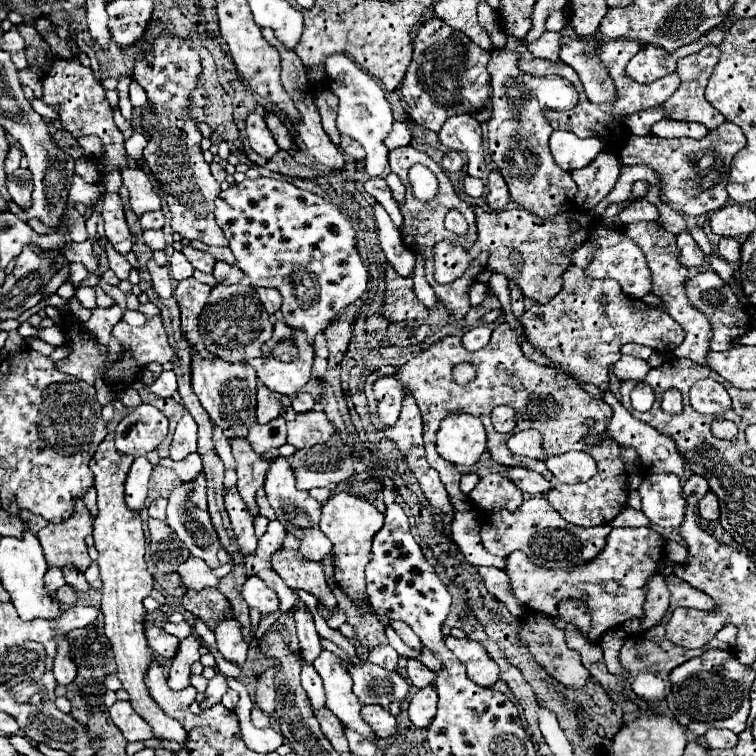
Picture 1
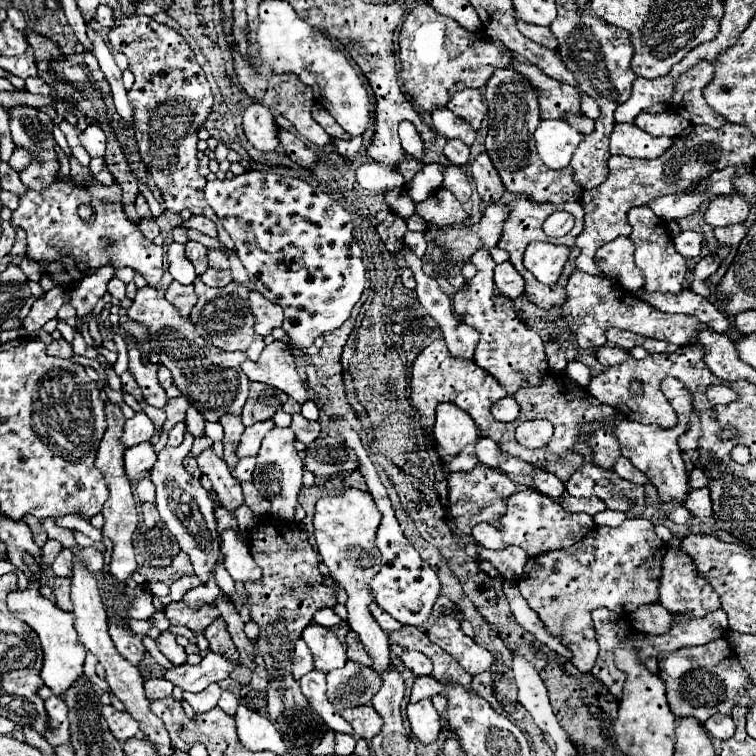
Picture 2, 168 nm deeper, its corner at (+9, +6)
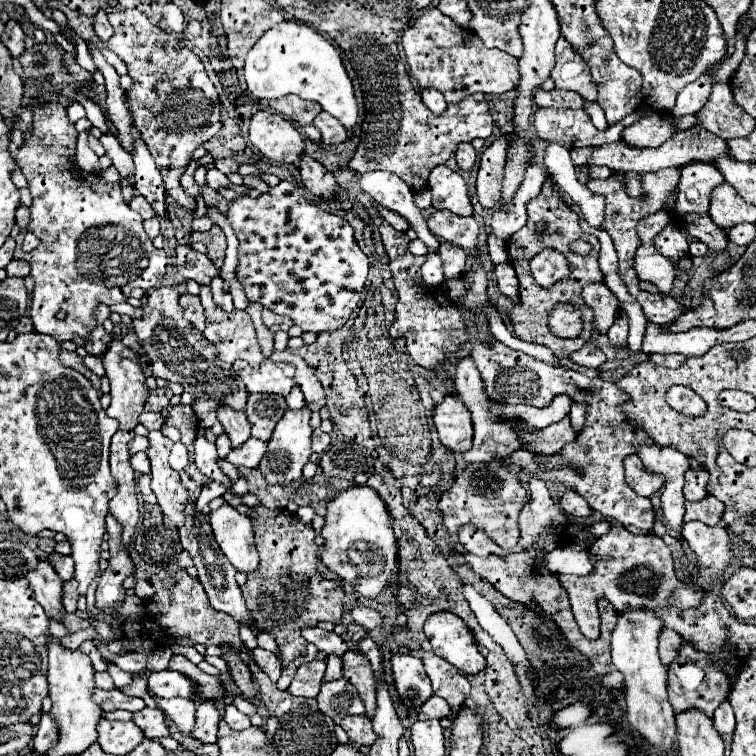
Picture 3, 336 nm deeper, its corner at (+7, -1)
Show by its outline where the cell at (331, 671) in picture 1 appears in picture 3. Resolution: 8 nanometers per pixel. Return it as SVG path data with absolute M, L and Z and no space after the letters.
M305 626L301 630L303 630L303 638L309 644L317 646L317 650L323 650L327 654L337 654L337 656L343 656L345 650L347 650L345 640L339 634L335 634L335 632L327 632L327 630L321 630L317 626L313 626L313 628Z

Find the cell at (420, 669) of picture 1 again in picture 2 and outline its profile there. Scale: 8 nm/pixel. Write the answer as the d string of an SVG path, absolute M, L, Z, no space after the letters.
M427 675L427 677L415 677L413 689L411 689L411 701L433 697L433 695L437 695L441 691L443 691L443 685L435 677L431 677L431 675Z

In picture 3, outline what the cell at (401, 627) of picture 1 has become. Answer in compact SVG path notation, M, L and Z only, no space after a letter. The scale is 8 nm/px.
M361 604L359 606L351 606L349 614L351 614L353 622L361 624L365 630L373 630L379 624L383 624L383 618L379 616L379 612L375 612L375 610L367 608L367 606L361 606Z

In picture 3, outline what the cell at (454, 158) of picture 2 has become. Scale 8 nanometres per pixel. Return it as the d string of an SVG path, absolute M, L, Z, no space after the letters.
M463 142L463 144L459 144L455 158L457 158L457 164L461 170L471 170L475 164L475 158L477 158L477 150L471 144Z

